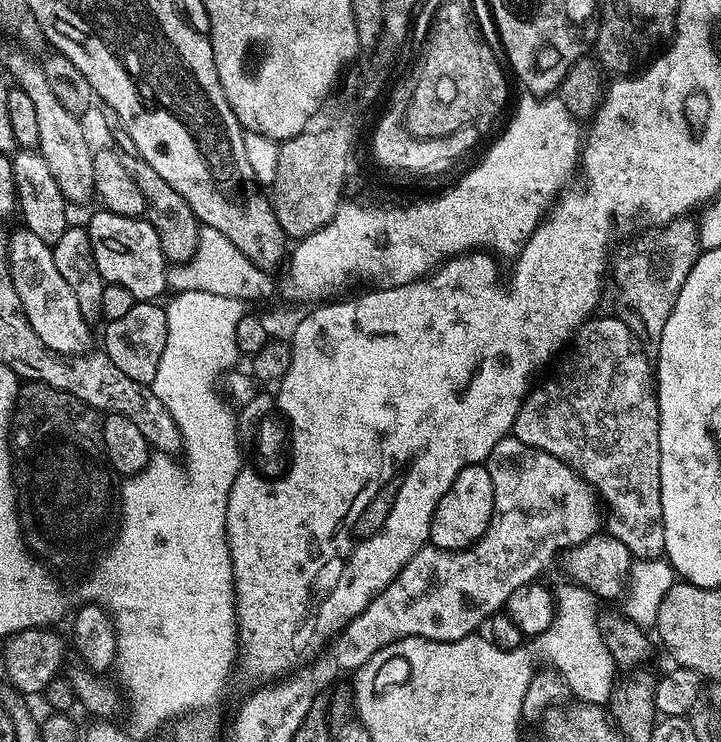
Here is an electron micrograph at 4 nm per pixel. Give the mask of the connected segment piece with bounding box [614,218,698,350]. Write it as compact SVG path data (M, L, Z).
M681 218L675 220L676 228L663 231L664 236L652 244L652 248L644 248L644 252L639 252L637 248L629 251L629 256L624 256L620 261L615 261L614 276L616 272L616 288L620 291L620 312L619 319L624 325L640 339L645 349L652 350L659 345L660 335L666 326L666 318L670 318L670 310L674 310L674 302L678 302L678 294L682 290L682 282L690 274L698 255L698 228L695 223L691 224L691 219Z

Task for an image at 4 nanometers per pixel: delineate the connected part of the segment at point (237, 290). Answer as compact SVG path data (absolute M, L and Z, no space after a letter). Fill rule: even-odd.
M202 226L197 252L189 263L174 266L168 272L168 285L176 292L202 291L234 297L243 302L262 300L275 293L276 286L261 267L253 263L224 234L213 227Z

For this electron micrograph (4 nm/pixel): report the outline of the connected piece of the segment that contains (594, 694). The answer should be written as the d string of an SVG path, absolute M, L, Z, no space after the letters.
M574 582L567 583L555 591L551 625L545 631L535 633L530 639L513 649L530 656L528 658L530 672L539 672L544 667L550 667L568 680L578 678L577 699L581 703L602 706L610 699L618 669L598 634L597 599L587 588L583 588Z

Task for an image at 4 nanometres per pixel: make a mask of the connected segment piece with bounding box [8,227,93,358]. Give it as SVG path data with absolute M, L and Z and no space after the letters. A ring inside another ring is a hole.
M21 227L19 231L8 240L8 269L14 290L18 290L18 298L22 298L22 310L26 310L30 326L34 326L34 334L38 334L44 345L59 356L85 355L93 347L92 332L88 329L90 322L82 316L66 278L62 278L58 266L54 266L52 245L42 242L42 238L29 228Z

